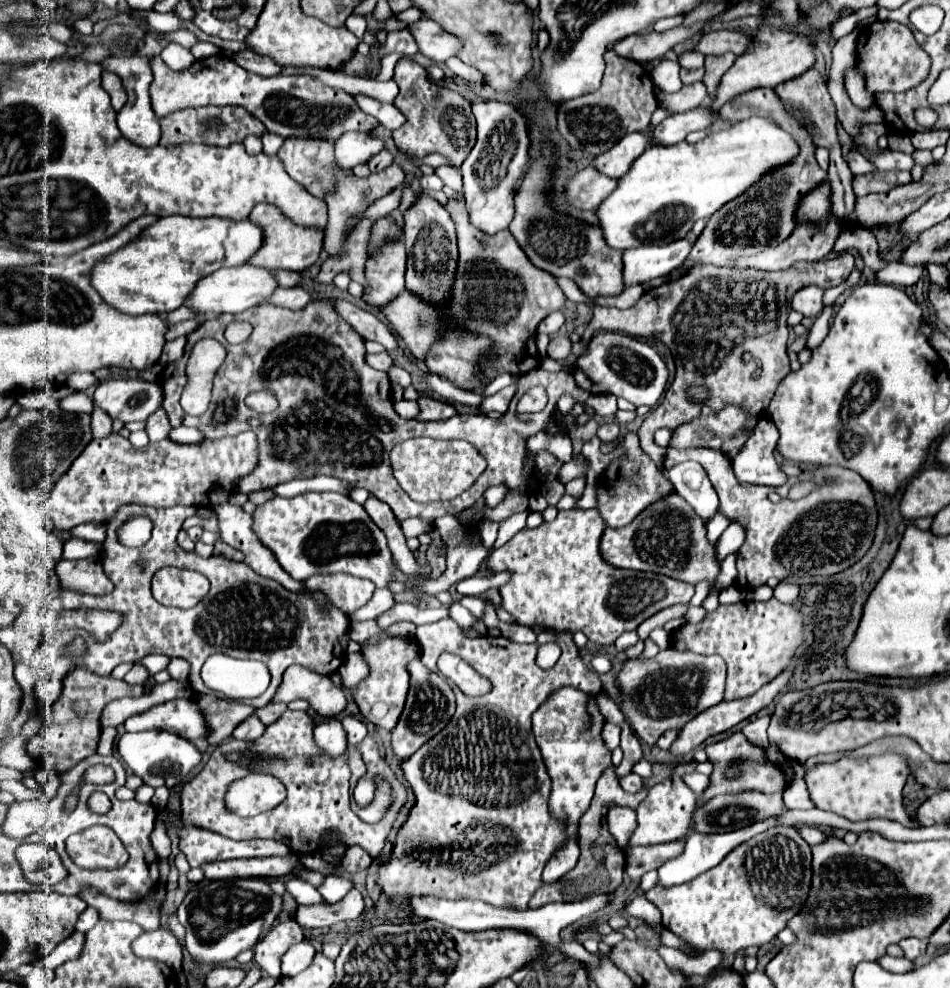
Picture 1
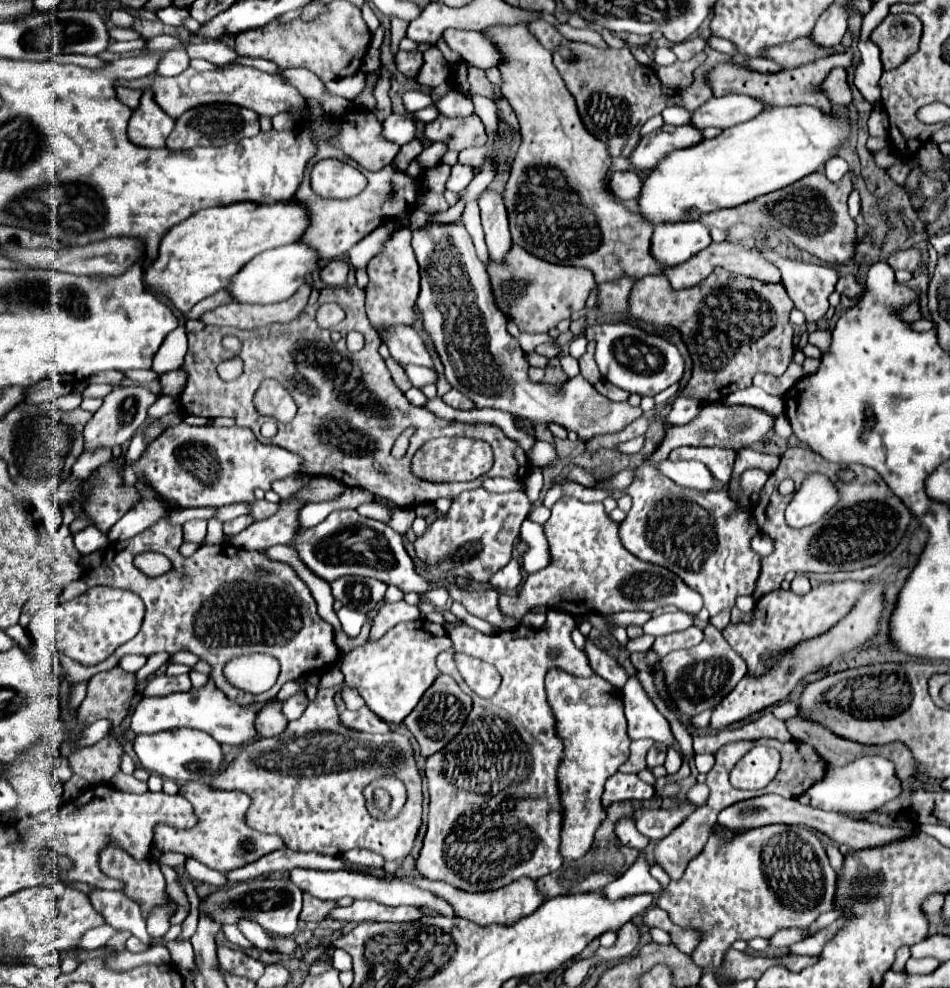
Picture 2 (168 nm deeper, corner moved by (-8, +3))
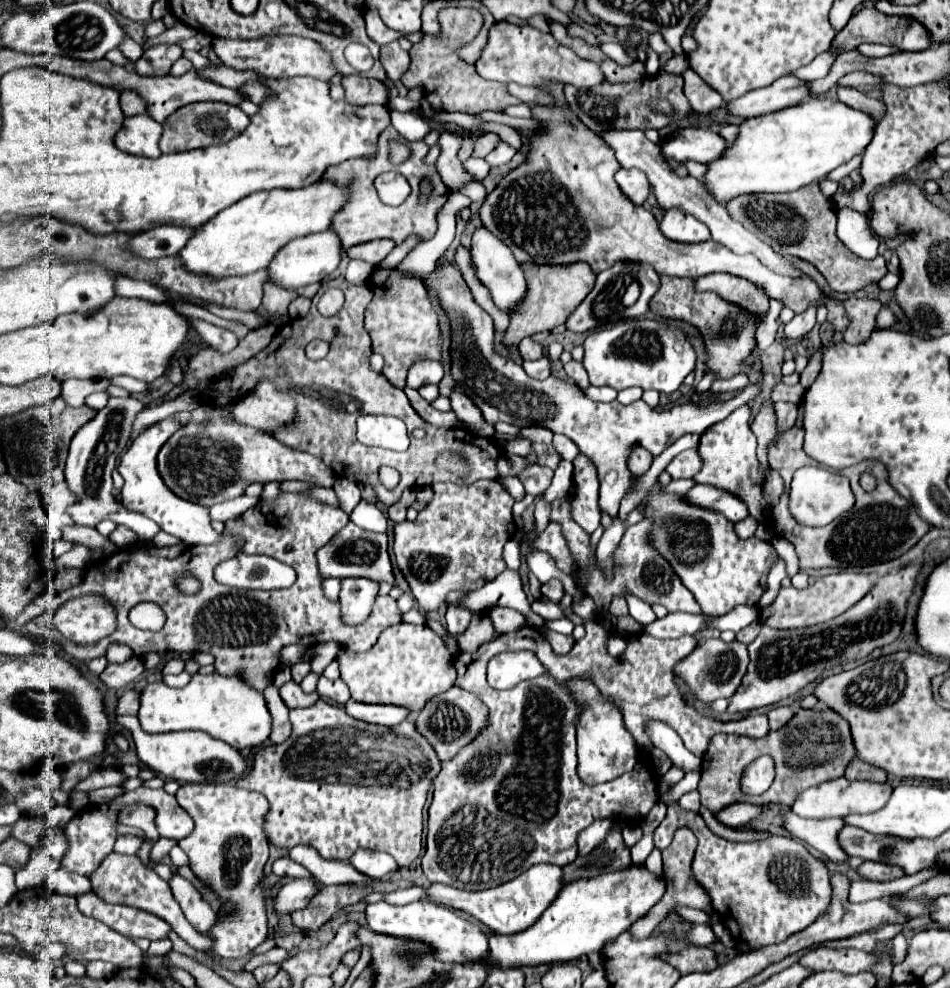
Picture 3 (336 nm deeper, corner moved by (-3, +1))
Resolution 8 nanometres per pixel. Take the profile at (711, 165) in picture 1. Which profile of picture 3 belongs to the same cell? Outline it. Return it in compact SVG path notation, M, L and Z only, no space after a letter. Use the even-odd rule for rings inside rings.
M811 98L771 114L747 118L731 146L707 164L701 182L719 202L729 202L741 194L793 192L823 180L831 170L861 154L873 132L875 120L865 112L829 98Z

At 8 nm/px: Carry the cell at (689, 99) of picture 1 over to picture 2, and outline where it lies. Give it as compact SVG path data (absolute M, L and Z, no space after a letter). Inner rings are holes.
M666 108L662 112L662 118L664 118L664 124L670 124L670 126L680 126L680 124L688 124L690 122L690 114L684 110L684 108Z

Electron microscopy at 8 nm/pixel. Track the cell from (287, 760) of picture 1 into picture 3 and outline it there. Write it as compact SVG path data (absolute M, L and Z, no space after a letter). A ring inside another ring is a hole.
M319 700L319 714L297 708L291 710L289 720L293 726L291 736L283 744L259 748L251 770L237 780L239 788L261 792L269 800L271 808L263 818L267 840L283 850L307 844L327 860L349 860L357 848L381 850L391 854L401 868L409 866L422 848L422 810L433 778L423 754L423 748L429 746L423 736L413 732L413 724L403 732L353 720L343 708L325 700Z

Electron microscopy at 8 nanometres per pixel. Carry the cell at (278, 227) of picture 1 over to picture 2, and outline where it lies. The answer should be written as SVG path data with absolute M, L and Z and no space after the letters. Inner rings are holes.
M316 118L310 122L310 126L316 130L318 134L318 152L316 156L322 158L342 158L344 162L356 166L366 178L368 178L368 186L366 190L356 196L356 198L324 198L320 194L316 194L310 186L310 168L314 166L314 158L308 162L308 168L306 168L306 176L304 176L304 182L302 186L298 188L296 192L296 198L302 200L306 206L308 206L308 212L310 212L310 228L304 232L302 240L310 246L314 246L320 256L324 260L334 260L334 258L342 258L348 254L348 250L360 242L364 236L368 236L372 230L376 230L386 218L394 220L398 218L400 214L408 214L412 212L416 206L418 206L418 200L422 198L422 194L426 192L426 186L422 180L418 178L410 178L404 170L396 168L394 164L388 164L384 170L378 170L378 172L370 172L370 170L364 170L362 166L358 166L354 160L346 158L338 148L334 146L328 146L330 144L330 136L334 134L334 130L330 130L332 126L326 122L326 118Z

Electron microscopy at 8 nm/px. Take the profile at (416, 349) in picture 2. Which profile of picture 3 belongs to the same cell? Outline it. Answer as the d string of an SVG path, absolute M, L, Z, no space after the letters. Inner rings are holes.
M419 358L407 372L407 386L419 388L423 384L439 384L443 378L443 366L431 358Z

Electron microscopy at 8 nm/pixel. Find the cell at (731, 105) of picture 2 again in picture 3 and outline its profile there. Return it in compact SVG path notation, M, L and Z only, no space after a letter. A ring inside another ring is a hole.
M783 76L773 84L769 84L767 88L751 90L727 102L727 112L729 116L735 116L735 118L751 118L751 116L769 114L769 112L799 104L807 96L809 96L807 82L797 80L793 76Z

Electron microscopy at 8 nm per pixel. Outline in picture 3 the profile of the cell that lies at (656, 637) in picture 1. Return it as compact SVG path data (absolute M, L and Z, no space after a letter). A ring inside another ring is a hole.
M617 632L609 636L609 640L607 640L607 652L609 652L611 656L619 658L619 656L625 652L625 648L627 648L625 636L621 636L621 634L617 634Z

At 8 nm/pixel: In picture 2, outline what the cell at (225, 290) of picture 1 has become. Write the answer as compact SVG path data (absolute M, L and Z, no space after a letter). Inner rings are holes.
M298 240L288 246L272 248L262 254L258 254L248 266L244 266L232 280L232 286L228 288L236 302L248 302L248 304L272 304L282 302L290 298L302 284L308 274L318 272L322 266L320 254L308 246L306 242Z

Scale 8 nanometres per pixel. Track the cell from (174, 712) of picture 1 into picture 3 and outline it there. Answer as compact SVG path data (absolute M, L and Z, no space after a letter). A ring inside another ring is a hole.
M145 670L138 679L146 683L141 691L141 708L139 708L139 724L145 732L173 732L173 730L201 730L211 734L217 740L223 740L231 744L237 750L261 746L271 732L271 714L265 710L265 698L261 692L255 692L253 688L247 688L241 680L219 676L217 672L209 676L195 674L191 682L185 688L169 688L163 684L159 673L149 673Z

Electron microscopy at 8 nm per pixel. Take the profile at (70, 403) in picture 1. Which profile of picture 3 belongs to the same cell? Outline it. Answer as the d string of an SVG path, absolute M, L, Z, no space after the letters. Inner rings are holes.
M97 392L97 394L91 394L91 396L87 396L85 398L85 404L89 406L89 408L93 408L93 410L101 410L105 404L107 404L107 394L105 392Z

